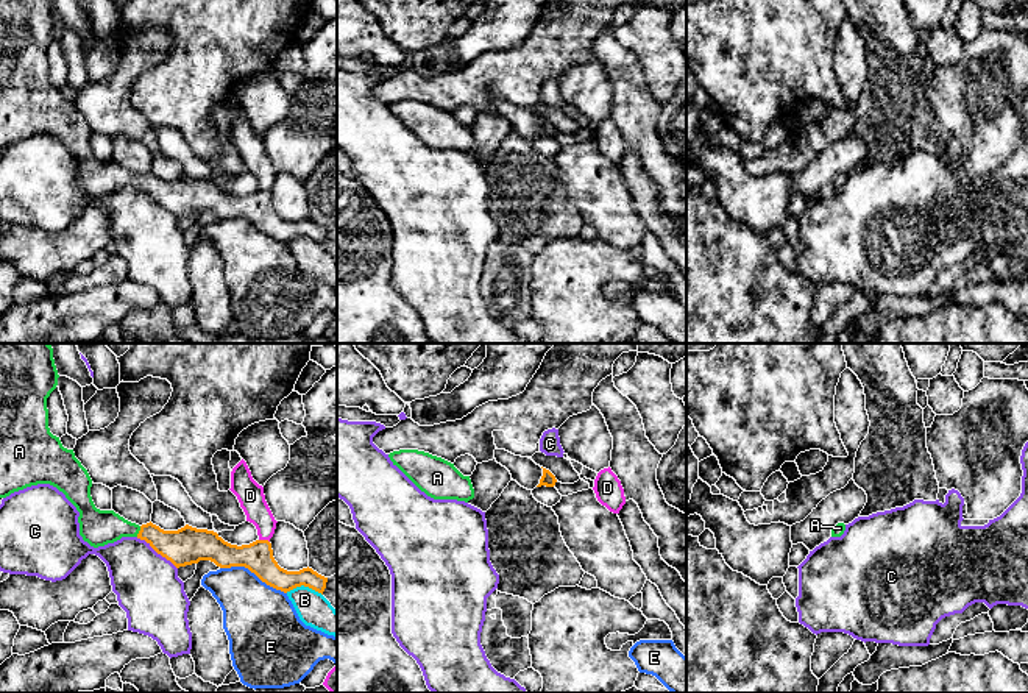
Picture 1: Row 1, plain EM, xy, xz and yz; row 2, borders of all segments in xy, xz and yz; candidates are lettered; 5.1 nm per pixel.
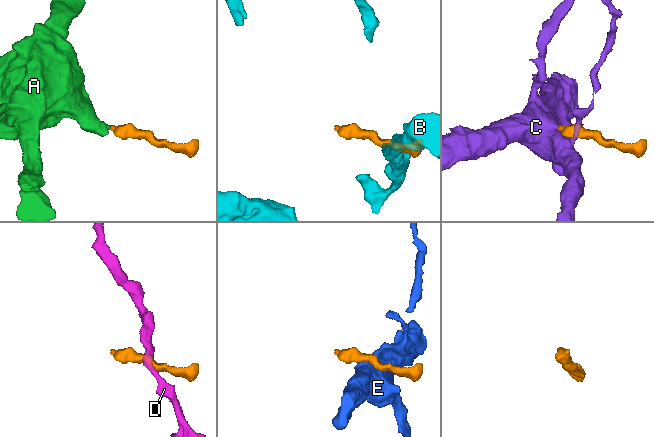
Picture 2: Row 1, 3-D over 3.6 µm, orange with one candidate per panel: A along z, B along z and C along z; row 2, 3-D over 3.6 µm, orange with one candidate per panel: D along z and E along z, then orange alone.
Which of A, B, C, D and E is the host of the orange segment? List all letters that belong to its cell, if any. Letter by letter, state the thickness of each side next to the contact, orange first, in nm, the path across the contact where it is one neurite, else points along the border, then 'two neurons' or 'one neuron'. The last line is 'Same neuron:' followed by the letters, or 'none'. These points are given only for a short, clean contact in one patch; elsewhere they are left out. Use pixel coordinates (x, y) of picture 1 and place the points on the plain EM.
A: 190 nm thick on the orange side, 190 nm on the other; runs through xy (184, 197), (139, 181), (99, 178); one neuron
B: 140 nm thick on the orange side, 170 nm on the other; two neurons
C: 190 nm thick on the orange side, 340 nm on the other; border along xy (136, 188), (147, 192), (177, 219); two neurons
D: 160 nm thick on the orange side, 140 nm on the other; border along xy (259, 189), (269, 192); two neurons
E: 160 nm thick on the orange side, 360 nm on the other; two neurons
Same neuron: A

